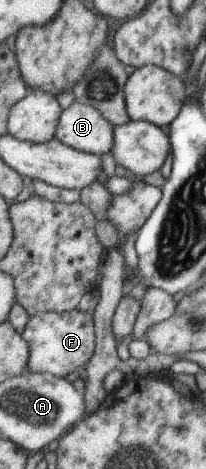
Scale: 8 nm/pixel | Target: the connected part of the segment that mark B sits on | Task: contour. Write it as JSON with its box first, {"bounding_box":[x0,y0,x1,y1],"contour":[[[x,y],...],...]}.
{"bounding_box":[54,102,114,153],"contour":[[[74,102],[63,109],[54,138],[84,153],[110,153],[114,146],[114,125],[98,109]]]}

